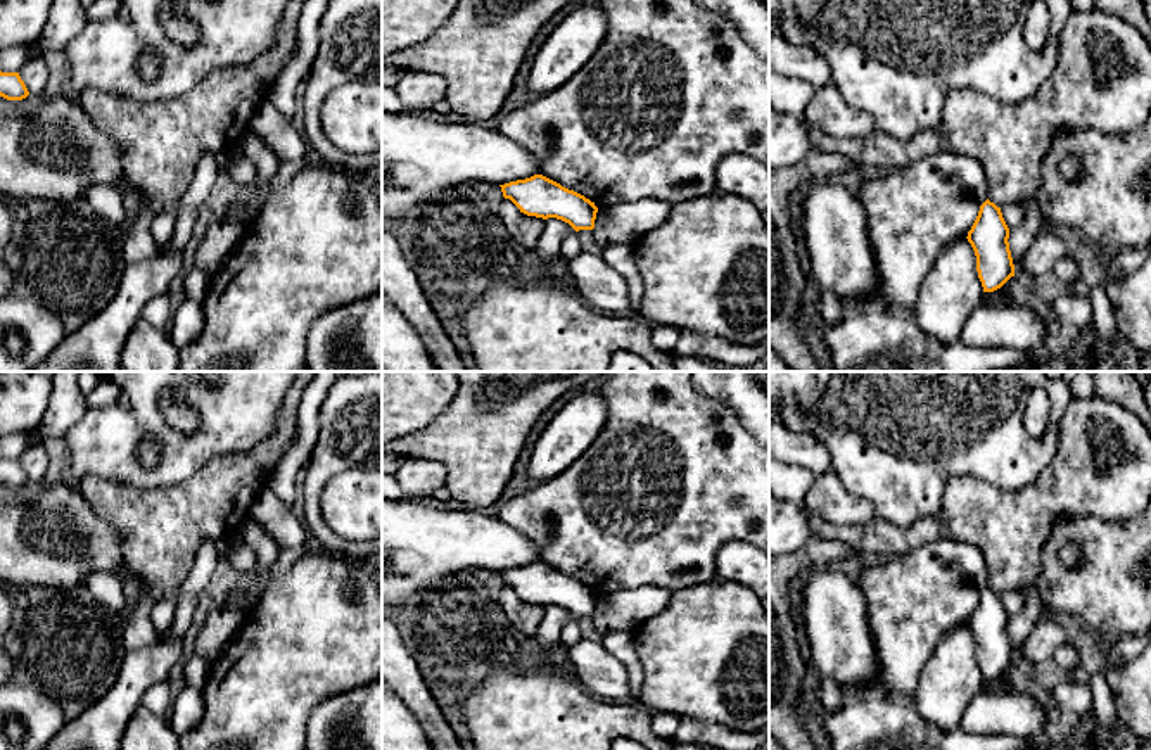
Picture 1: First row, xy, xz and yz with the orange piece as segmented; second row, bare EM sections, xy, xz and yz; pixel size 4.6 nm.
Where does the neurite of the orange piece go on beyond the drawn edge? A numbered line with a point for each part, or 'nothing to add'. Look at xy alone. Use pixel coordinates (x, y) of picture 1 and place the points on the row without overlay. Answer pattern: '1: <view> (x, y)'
nothing to add

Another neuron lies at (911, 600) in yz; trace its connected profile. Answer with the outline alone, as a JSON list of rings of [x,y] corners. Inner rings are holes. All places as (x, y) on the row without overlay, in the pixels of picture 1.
[[[938,537],[904,555],[868,563],[857,581],[866,598],[878,657],[878,672],[869,686],[847,686],[821,676],[819,710],[835,714],[854,698],[881,696],[895,705],[914,702],[919,674],[947,631],[966,626],[980,593],[989,586],[989,569],[975,544]]]

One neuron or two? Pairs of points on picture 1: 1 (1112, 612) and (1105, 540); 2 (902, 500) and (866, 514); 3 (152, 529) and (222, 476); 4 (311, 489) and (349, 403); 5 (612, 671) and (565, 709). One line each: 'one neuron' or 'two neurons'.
1: one neuron
2: two neurons
3: one neuron
4: one neuron
5: two neurons

